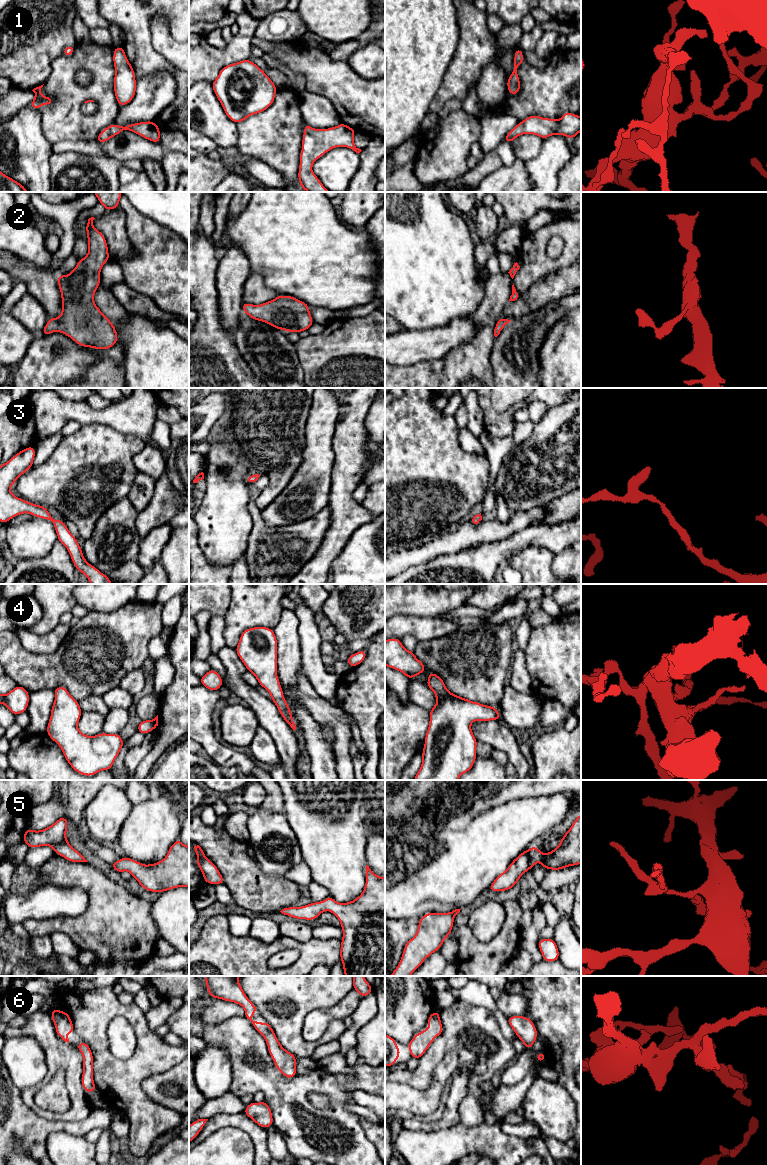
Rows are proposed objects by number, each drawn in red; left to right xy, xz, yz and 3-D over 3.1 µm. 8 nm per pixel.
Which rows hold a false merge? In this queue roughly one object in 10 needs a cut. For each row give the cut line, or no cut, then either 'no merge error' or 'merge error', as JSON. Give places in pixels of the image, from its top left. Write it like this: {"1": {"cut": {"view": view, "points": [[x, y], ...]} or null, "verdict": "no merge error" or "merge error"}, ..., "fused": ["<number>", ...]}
{"1": {"cut": null, "verdict": "no merge error"}, "2": {"cut": null, "verdict": "no merge error"}, "3": {"cut": null, "verdict": "no merge error"}, "4": {"cut": null, "verdict": "no merge error"}, "5": {"cut": null, "verdict": "no merge error"}, "6": {"cut": null, "verdict": "no merge error"}, "fused": []}

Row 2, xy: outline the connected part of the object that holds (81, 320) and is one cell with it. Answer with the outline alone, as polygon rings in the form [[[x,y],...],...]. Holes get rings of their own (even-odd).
[[[94,217],[89,218],[85,224],[89,246],[88,254],[78,260],[76,267],[69,275],[57,275],[62,299],[61,315],[57,318],[49,318],[41,334],[46,336],[53,332],[61,332],[81,347],[108,350],[117,343],[118,334],[115,326],[96,306],[94,295],[101,282],[100,271],[110,257],[106,238],[94,228],[94,219]]]

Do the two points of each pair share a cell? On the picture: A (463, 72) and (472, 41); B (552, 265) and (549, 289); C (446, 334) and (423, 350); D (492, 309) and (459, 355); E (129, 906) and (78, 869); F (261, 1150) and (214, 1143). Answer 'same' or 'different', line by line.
A: same
B: different
C: same
D: same
E: same
F: different

